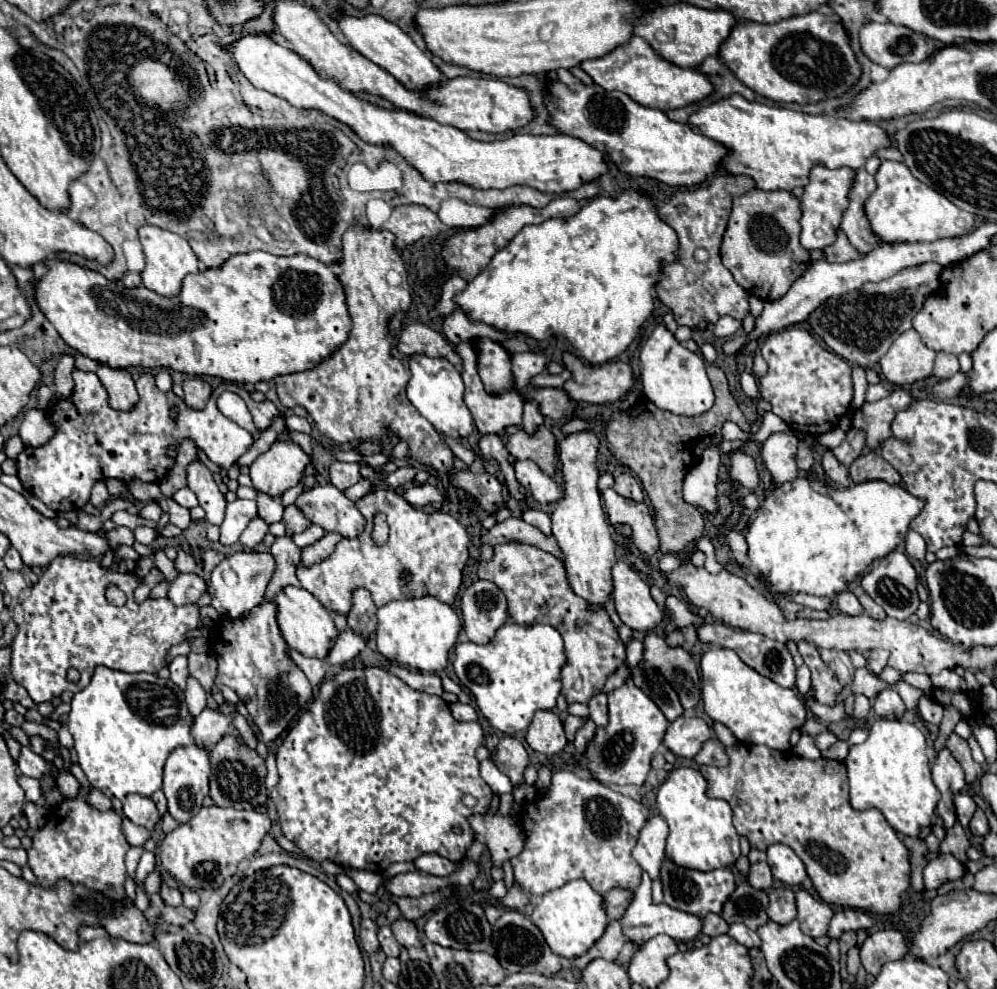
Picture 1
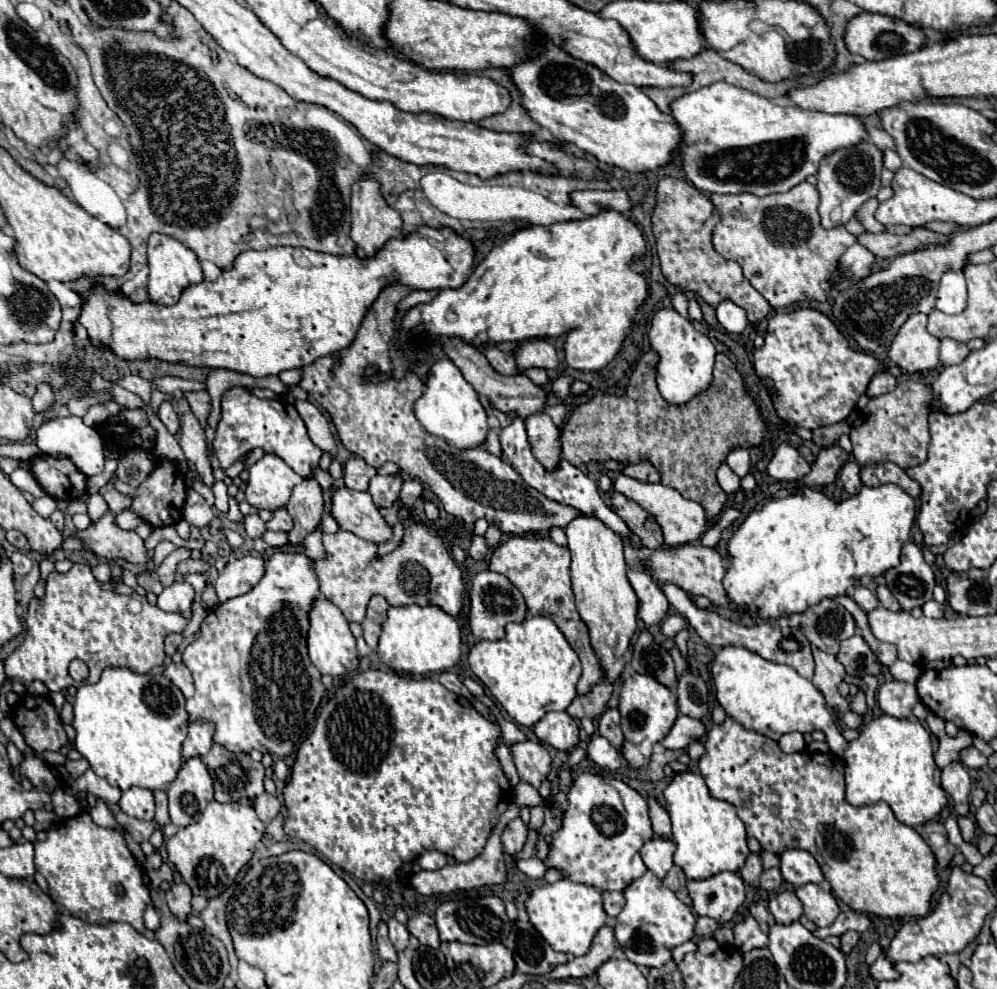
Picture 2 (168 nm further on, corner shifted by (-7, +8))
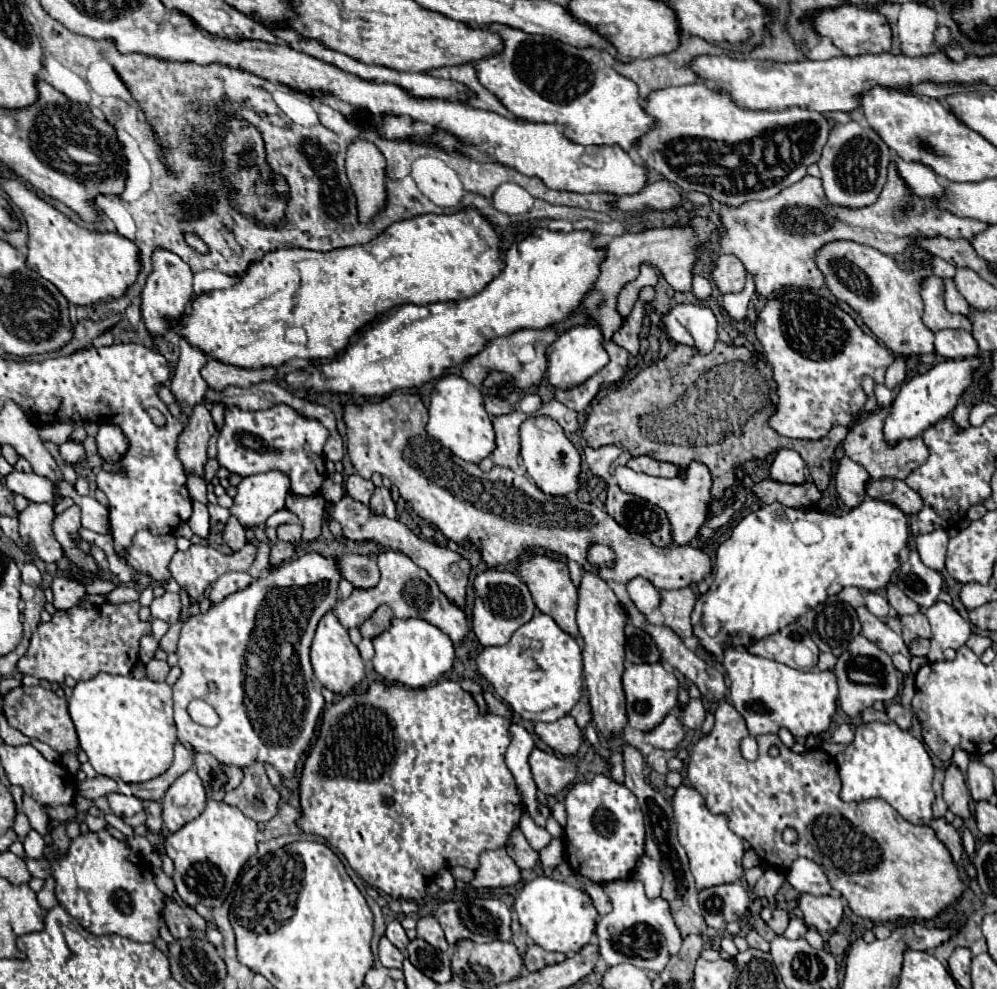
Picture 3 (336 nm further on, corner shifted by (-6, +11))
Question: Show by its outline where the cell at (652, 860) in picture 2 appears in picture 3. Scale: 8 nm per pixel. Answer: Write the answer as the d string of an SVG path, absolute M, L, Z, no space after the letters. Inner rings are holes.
M643 855L635 867L635 877L643 881L647 897L657 897L661 893L661 883L663 883L663 873L659 869L659 861L651 861L651 857Z

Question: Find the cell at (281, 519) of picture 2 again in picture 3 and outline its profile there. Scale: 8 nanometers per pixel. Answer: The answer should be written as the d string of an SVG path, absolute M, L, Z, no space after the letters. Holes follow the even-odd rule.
M289 523L279 525L279 527L277 527L277 537L279 537L279 541L295 543L295 541L301 539L301 527L299 527L299 525L289 525Z

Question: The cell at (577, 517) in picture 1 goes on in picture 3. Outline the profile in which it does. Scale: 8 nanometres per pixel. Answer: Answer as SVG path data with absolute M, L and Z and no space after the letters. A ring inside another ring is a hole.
M591 545L587 549L587 561L591 569L583 569L581 585L579 585L579 607L577 607L577 625L583 637L583 665L585 665L585 679L593 709L593 725L599 729L601 735L615 735L621 733L627 725L625 715L625 695L621 687L623 675L623 661L625 661L625 625L629 623L627 607L613 589L599 577L601 569L615 565L615 551L609 545Z

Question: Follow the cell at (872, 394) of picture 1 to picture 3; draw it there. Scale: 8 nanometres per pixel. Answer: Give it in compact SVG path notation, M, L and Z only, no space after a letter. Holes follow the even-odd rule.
M895 357L895 361L889 365L887 375L885 375L885 387L887 389L895 389L897 385L901 385L907 377L907 367L905 367L905 359L903 357Z

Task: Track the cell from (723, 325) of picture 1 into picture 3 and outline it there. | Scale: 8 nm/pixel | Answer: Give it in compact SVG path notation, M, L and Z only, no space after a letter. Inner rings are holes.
M749 275L747 285L745 285L745 289L741 293L723 295L723 307L725 307L725 311L729 313L729 317L733 321L745 321L747 307L749 307L749 301L751 301L753 293L755 293L755 285L753 285L753 279Z

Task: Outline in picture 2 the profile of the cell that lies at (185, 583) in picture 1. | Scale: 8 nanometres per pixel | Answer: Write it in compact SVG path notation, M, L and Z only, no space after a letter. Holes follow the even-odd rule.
M174 582L172 586L164 588L158 596L156 606L164 612L184 612L192 606L194 600L194 588L188 582Z

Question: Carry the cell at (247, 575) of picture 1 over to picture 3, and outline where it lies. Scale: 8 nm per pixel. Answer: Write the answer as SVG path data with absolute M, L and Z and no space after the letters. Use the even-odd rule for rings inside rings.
M247 571L225 573L223 577L219 577L219 579L211 585L209 599L211 599L213 603L219 603L219 601L223 601L227 595L231 595L231 593L235 593L235 591L245 589L251 581L253 581L253 577L251 577Z

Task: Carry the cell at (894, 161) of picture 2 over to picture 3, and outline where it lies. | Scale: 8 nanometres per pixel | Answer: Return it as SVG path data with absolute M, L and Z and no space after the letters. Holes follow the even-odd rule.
M893 157L895 167L899 177L903 179L903 183L907 185L907 189L919 197L931 197L931 195L939 195L943 193L943 185L937 179L937 175L921 165L921 163L907 163L907 161L899 161L899 157Z

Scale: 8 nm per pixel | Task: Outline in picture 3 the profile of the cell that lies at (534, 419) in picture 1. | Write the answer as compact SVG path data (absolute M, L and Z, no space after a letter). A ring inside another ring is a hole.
M531 415L521 425L521 457L525 461L529 479L549 495L569 495L579 489L581 457L575 445L565 437L561 425L551 417Z

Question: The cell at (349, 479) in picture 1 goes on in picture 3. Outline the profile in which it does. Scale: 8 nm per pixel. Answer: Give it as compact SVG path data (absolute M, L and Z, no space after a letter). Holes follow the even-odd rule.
M353 473L345 481L345 489L353 499L357 499L361 503L369 503L375 485L371 479L365 479L365 477L359 477L359 473Z

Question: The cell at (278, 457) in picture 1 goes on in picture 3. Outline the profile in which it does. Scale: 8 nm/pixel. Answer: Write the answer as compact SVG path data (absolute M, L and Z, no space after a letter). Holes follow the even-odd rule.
M279 469L245 477L237 485L231 513L239 517L239 523L243 527L263 525L269 515L285 507L287 493L289 477L287 473L279 473Z

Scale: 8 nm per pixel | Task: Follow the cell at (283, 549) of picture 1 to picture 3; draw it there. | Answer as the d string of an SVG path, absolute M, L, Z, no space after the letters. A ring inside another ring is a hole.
M337 555L335 563L339 565L341 575L353 583L353 587L373 587L379 583L377 563L367 555Z

